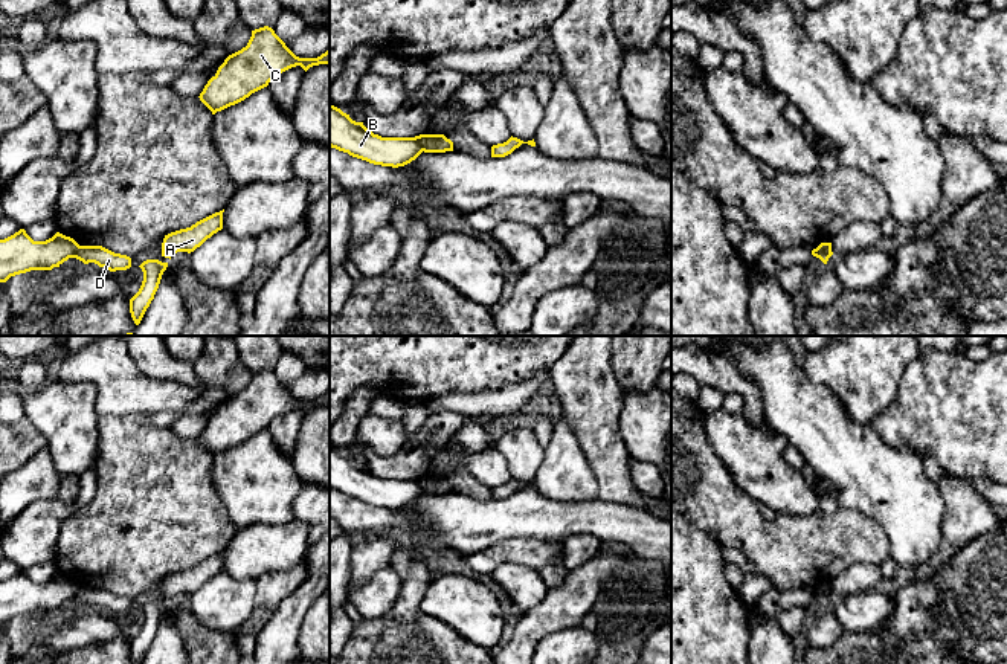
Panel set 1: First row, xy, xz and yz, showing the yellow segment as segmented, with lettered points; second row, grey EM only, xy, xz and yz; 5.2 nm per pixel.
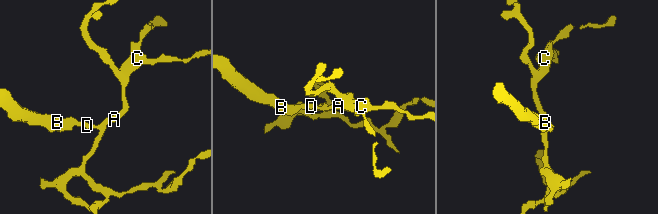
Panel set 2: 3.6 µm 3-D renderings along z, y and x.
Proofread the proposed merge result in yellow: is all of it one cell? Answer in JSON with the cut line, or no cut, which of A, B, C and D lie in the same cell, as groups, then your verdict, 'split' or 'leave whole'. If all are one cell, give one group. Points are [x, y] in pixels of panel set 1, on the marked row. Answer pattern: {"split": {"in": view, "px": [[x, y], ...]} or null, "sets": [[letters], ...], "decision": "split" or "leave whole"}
{"split": {"in": "xz", "px": [[417, 136], [423, 150]]}, "sets": [["A", "C", "D"], ["B"]], "decision": "split"}

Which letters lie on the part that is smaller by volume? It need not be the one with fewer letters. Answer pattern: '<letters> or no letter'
B

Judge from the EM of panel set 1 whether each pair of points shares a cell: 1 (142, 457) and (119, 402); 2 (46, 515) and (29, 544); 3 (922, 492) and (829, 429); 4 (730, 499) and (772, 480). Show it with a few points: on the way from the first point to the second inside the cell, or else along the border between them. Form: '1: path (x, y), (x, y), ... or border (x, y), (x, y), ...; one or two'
1: border (144, 412), (98, 417); two
2: path (40, 522), (32, 536); one
3: path (899, 492), (882, 483), (852, 452); one
4: border (723, 464), (733, 481), (759, 502); two

